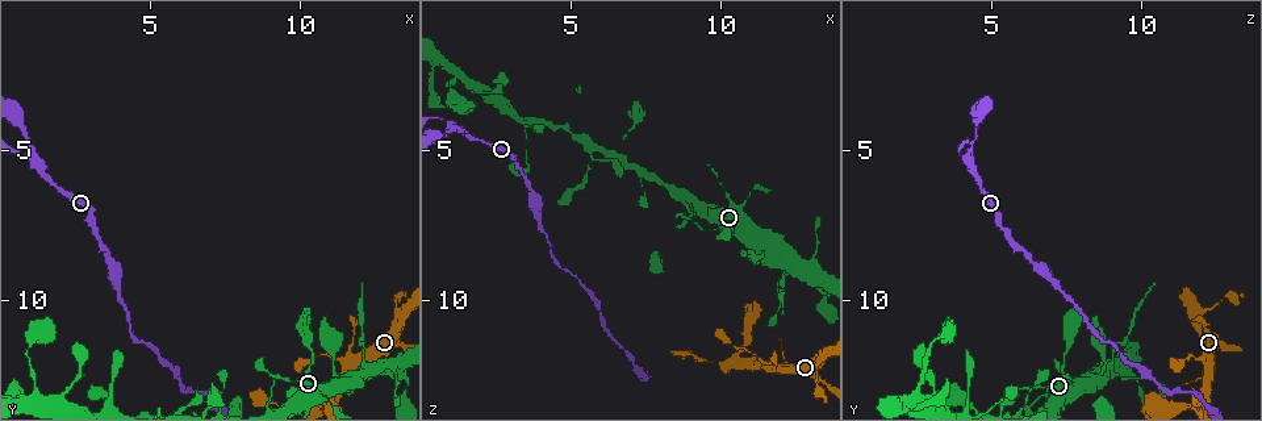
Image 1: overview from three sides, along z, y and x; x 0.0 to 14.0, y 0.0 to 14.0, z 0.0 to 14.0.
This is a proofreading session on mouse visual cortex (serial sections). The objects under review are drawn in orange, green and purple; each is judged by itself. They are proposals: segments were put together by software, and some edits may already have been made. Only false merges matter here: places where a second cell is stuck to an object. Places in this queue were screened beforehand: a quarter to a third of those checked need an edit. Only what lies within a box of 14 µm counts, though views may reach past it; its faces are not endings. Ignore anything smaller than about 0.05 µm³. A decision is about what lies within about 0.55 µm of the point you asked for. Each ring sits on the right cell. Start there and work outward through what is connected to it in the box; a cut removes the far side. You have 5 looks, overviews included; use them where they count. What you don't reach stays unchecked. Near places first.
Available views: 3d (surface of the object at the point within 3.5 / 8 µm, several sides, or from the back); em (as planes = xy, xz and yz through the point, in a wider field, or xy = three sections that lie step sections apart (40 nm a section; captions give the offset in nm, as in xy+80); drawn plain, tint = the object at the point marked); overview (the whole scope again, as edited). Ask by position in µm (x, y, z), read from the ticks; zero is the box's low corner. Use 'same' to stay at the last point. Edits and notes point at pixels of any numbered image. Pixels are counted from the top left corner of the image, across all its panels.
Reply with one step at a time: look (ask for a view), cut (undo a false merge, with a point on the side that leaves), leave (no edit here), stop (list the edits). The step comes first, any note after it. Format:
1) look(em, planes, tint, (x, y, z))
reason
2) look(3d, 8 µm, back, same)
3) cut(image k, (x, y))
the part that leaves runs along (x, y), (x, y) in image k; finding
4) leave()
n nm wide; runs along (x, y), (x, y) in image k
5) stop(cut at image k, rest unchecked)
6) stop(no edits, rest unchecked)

look(3d, 3.5 µm, back, (11.8, 12.2, 12.2))
side arm on a straight run

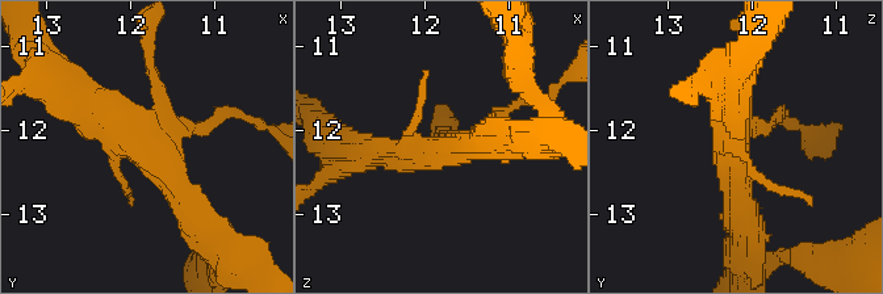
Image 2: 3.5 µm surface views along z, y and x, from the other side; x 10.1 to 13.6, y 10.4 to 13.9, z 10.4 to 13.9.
leave()
runs along (71, 96), (135, 139), (196, 221) in image 2; one cell here

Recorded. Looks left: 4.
look(3d, 3.5 µm, back, (12.1, 11.5, 9.0))
thin neck

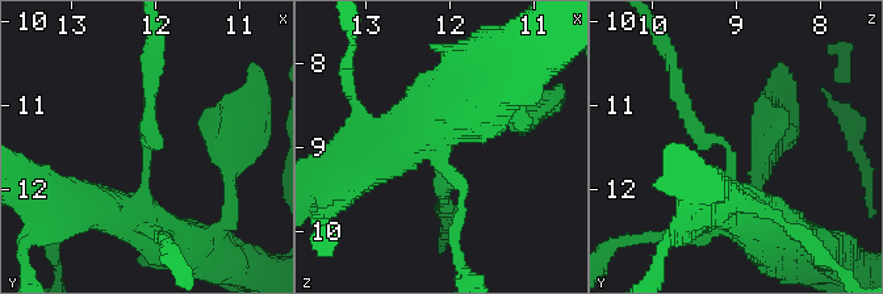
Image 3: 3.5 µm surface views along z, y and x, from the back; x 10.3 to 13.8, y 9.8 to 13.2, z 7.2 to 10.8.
look(em, xy, step 2, tint, (12.05, 11.55, 9.05))
arms of 200, 500 nm

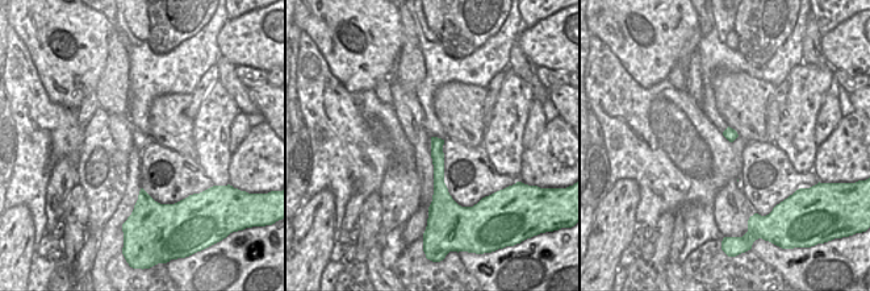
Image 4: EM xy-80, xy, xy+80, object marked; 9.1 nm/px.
look(em, xy, step 1, tint, same)

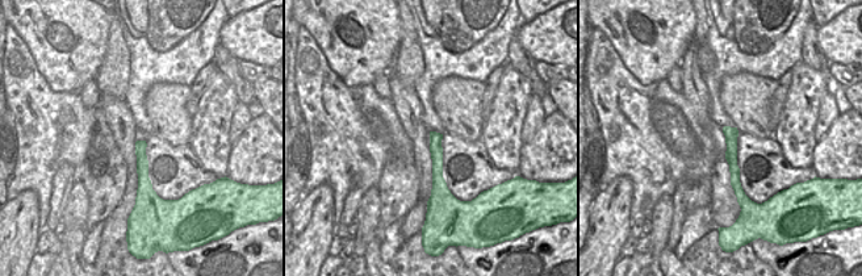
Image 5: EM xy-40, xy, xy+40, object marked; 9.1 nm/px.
cut(image 3, (149, 124))
the part that leaves runs along (149, 142), (153, 37) in image 3; two cells meet here

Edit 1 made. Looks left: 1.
stop(cut at image 3, rest unchecked)

